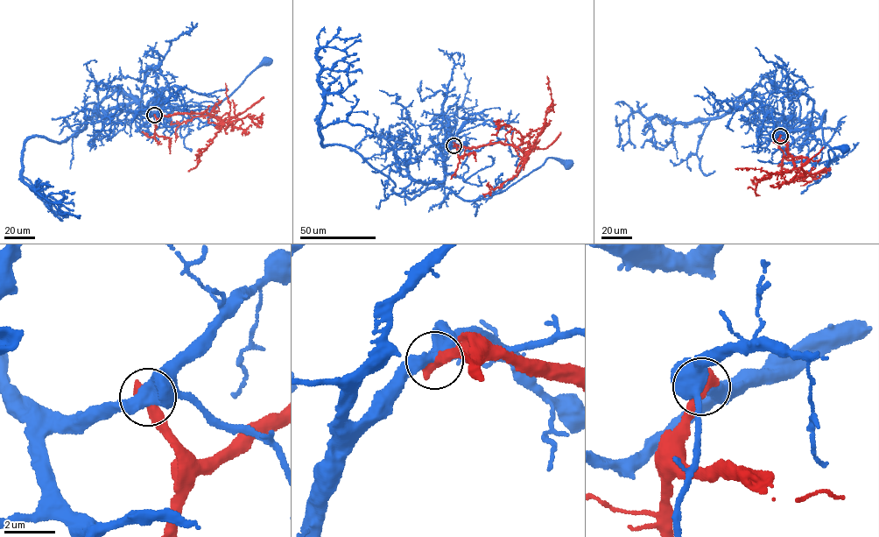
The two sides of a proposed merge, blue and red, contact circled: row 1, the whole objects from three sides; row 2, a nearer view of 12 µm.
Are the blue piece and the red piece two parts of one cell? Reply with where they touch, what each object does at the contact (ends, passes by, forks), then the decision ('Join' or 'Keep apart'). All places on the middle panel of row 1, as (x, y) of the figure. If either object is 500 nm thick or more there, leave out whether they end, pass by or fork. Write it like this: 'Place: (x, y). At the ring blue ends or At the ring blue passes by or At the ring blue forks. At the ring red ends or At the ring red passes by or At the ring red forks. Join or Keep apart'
Place: (453, 145). Keep apart

